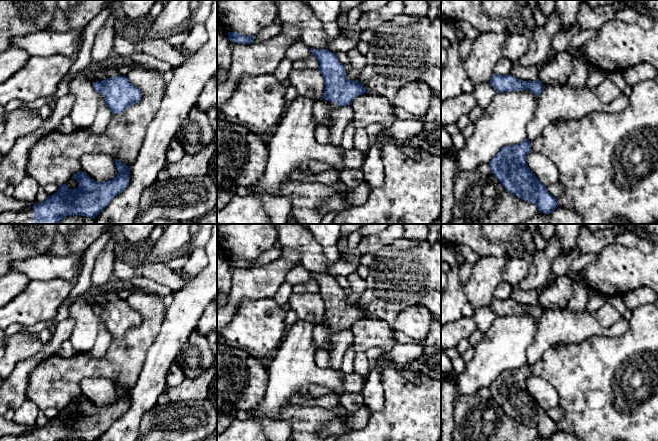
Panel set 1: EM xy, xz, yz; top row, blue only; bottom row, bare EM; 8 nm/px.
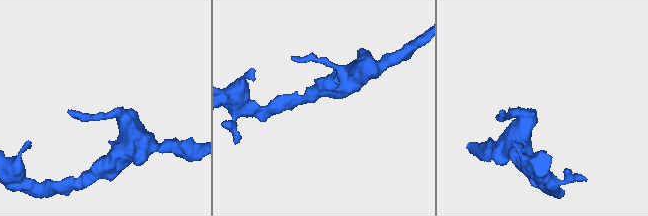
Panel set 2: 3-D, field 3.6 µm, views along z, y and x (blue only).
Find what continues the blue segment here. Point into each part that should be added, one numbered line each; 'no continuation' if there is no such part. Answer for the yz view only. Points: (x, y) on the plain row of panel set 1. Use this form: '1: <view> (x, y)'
1: yz (556, 295)

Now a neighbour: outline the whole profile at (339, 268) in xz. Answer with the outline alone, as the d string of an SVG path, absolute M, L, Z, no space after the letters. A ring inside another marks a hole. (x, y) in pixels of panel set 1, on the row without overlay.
M340 259L336 262L329 261L329 267L327 273L334 278L338 276L348 276L350 273L356 272L359 262L356 263L347 263L344 260Z

